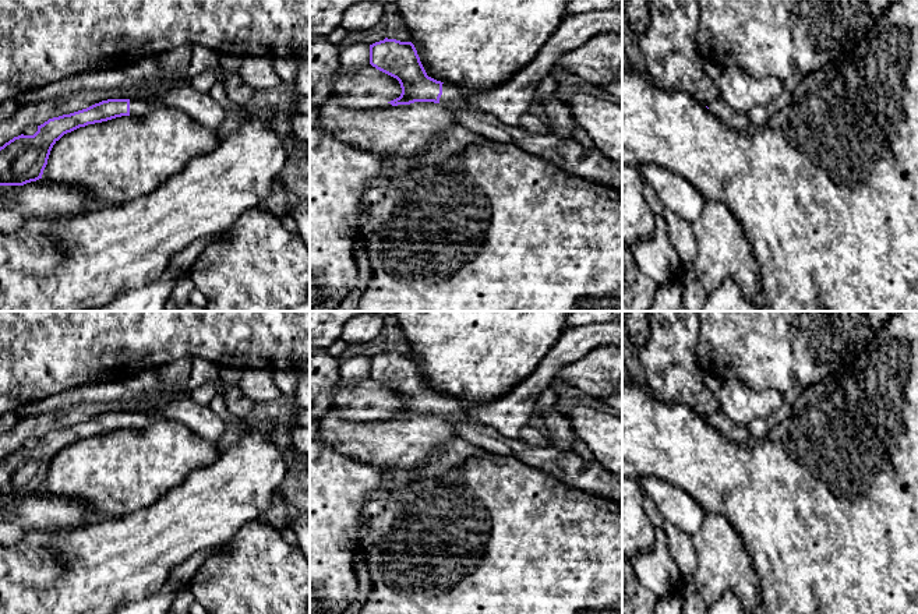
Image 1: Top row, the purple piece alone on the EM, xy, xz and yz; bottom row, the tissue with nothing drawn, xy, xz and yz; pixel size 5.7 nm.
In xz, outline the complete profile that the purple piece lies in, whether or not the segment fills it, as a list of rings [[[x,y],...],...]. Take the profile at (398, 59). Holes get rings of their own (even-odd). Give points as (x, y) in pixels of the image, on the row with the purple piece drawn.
[[[385,38],[370,45],[370,64],[399,81],[402,93],[388,102],[392,106],[439,103],[456,110],[456,124],[477,135],[529,151],[586,181],[622,190],[622,166],[607,159],[597,148],[587,149],[576,140],[562,141],[551,131],[532,134],[525,127],[505,124],[490,113],[470,109],[462,89],[427,75],[412,42]]]

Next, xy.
[[[107,99],[86,109],[49,119],[33,135],[18,135],[0,147],[0,186],[24,186],[42,179],[53,145],[67,133],[121,116],[142,117],[151,103]]]

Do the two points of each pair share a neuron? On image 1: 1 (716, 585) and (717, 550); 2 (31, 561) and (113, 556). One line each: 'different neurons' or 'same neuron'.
1: same neuron
2: same neuron

